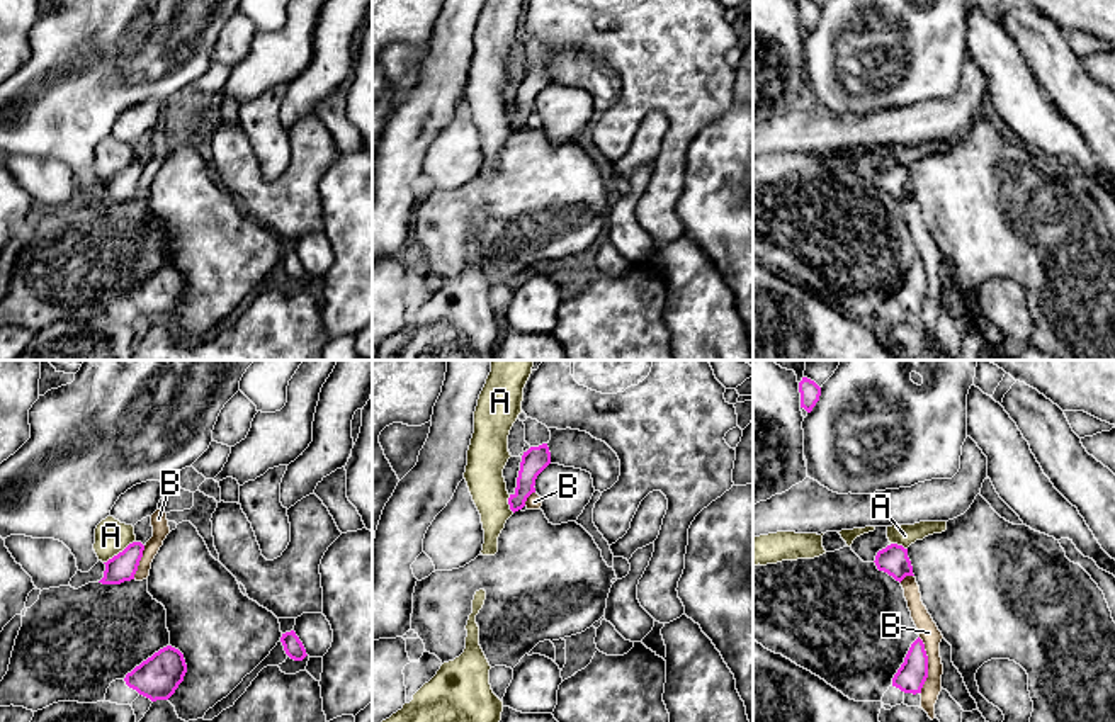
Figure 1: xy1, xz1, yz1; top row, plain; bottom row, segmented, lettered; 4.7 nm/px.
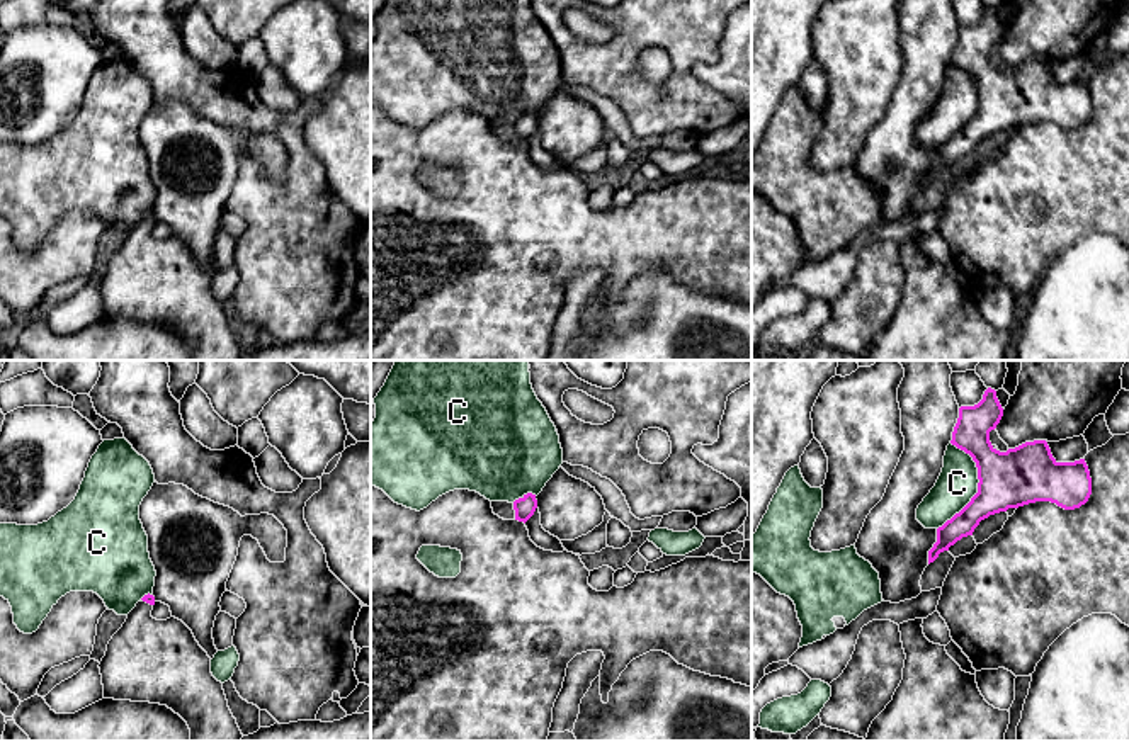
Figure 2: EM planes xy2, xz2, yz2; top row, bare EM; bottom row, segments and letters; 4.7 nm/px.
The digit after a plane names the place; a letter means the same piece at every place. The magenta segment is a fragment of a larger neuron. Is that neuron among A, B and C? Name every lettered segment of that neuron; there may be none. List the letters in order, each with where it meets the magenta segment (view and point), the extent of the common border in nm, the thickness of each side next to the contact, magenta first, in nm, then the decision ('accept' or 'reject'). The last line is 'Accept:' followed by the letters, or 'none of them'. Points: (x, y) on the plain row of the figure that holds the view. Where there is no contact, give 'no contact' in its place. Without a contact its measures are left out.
A: xy1 (119, 172) | 190 nm | 130/160 nm | reject
B: yz1 (927, 286) | 280 nm | 140/100 nm | reject
C: yz2 (978, 104) | 420 nm | 280/190 nm | reject
Accept: none of them

